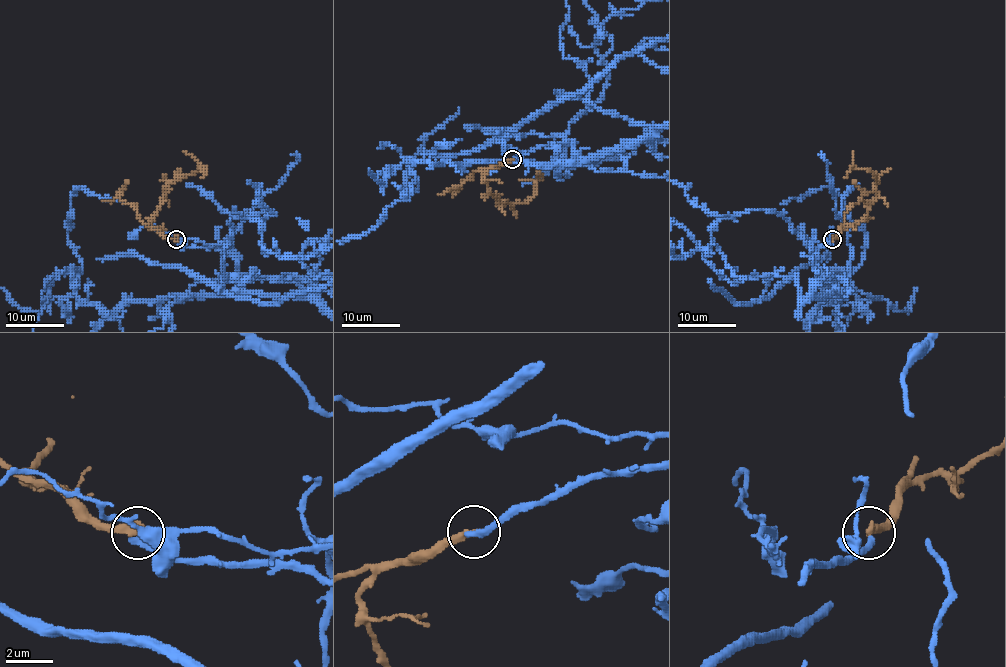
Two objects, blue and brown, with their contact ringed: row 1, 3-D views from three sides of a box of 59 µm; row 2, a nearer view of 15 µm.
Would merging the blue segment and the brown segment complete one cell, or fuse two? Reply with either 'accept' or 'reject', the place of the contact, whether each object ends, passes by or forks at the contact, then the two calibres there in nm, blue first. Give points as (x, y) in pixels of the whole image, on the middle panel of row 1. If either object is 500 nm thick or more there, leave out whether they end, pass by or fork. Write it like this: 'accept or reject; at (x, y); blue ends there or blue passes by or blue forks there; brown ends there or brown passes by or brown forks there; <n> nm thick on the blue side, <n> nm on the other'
reject; at (512, 159); blue ends there; brown ends there; 340 nm thick on the blue side, 400 nm on the other

